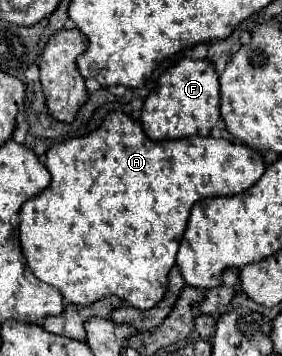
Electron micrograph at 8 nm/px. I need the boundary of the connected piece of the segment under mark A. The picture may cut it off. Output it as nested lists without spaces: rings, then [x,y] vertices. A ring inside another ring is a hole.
[[[116,110],[108,112],[104,122],[94,132],[86,134],[84,138],[72,138],[72,140],[52,144],[50,150],[46,152],[46,168],[52,176],[52,182],[44,192],[40,192],[38,196],[24,202],[24,206],[20,210],[20,216],[18,216],[20,246],[22,246],[22,252],[24,252],[24,258],[30,266],[30,270],[34,272],[34,276],[38,280],[54,286],[66,298],[66,302],[70,302],[70,304],[88,306],[88,304],[92,304],[92,302],[96,302],[96,300],[100,300],[108,294],[114,294],[114,296],[122,298],[124,302],[128,302],[134,308],[148,310],[164,296],[166,276],[168,276],[170,268],[174,266],[176,252],[178,252],[178,246],[180,246],[180,240],[182,240],[192,204],[202,200],[202,198],[208,198],[208,196],[218,196],[218,194],[220,196],[232,196],[232,194],[248,190],[252,184],[256,184],[260,180],[260,176],[264,174],[264,166],[266,164],[262,160],[262,154],[252,150],[250,146],[236,144],[236,142],[230,142],[230,140],[224,140],[224,138],[212,138],[212,136],[208,136],[208,138],[192,136],[192,138],[180,138],[180,140],[154,142],[154,140],[146,138],[146,134],[142,132],[142,126],[138,122],[134,122],[128,114],[116,112]]]

